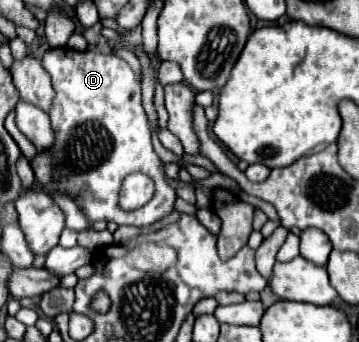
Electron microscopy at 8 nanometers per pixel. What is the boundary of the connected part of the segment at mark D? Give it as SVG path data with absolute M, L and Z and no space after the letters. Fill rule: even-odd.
M52 48L42 58L44 68L52 76L52 86L56 90L52 108L50 108L50 120L54 130L54 144L48 150L36 152L36 156L30 160L30 166L34 170L38 186L44 188L46 194L64 194L72 198L78 208L82 208L84 216L90 222L116 222L118 226L148 226L156 220L168 216L174 208L176 192L168 182L168 176L164 172L164 162L152 148L150 138L150 126L146 112L142 108L142 88L136 72L120 58L112 54L98 54L92 50L78 52L72 48ZM130 172L144 172L148 174L154 184L156 192L152 198L152 204L144 204L142 208L134 212L124 212L116 204L116 192L120 188L120 182Z

